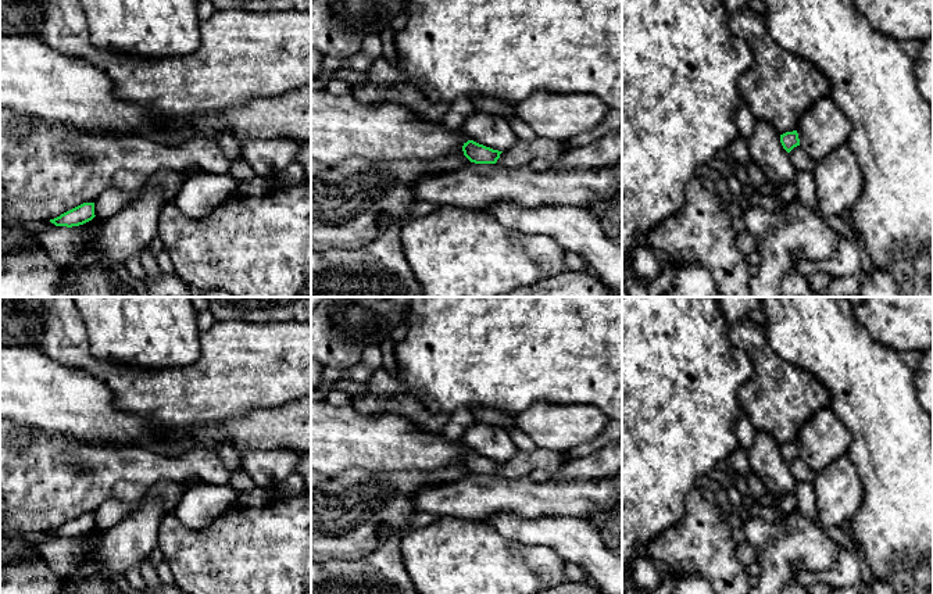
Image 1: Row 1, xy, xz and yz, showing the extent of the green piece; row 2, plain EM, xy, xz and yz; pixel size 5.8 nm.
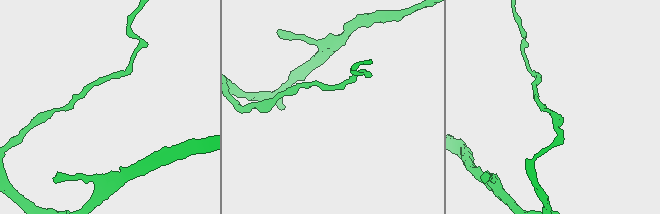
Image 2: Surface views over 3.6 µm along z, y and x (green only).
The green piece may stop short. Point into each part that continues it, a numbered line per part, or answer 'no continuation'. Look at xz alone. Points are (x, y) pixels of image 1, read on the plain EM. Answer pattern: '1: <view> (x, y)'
no continuation

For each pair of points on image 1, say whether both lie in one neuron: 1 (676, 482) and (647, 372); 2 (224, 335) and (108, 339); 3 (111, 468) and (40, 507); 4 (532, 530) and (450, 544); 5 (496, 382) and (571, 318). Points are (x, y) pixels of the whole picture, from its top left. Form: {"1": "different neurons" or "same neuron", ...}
{"1": "same neuron", "2": "different neurons", "3": "same neuron", "4": "different neurons", "5": "same neuron"}

